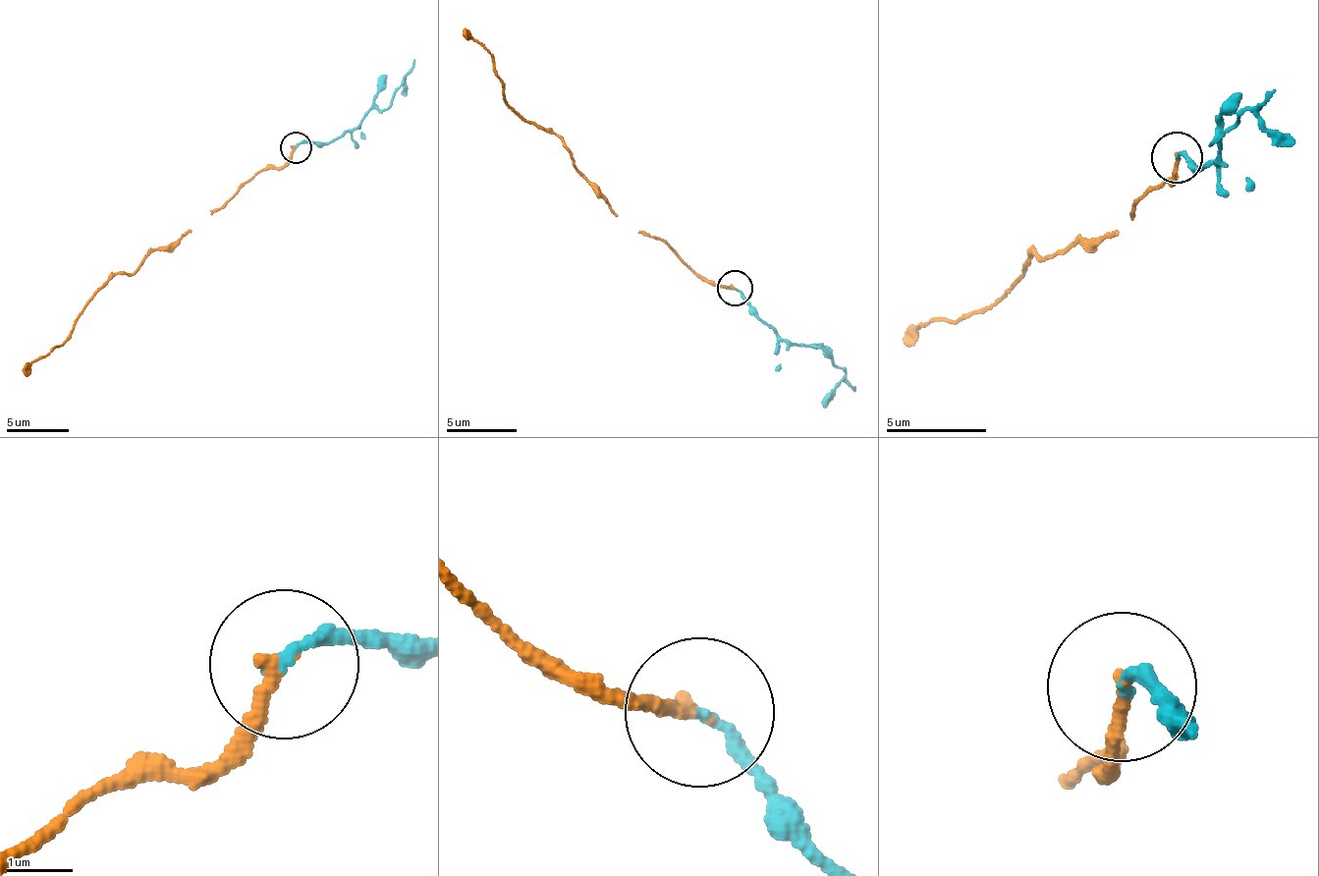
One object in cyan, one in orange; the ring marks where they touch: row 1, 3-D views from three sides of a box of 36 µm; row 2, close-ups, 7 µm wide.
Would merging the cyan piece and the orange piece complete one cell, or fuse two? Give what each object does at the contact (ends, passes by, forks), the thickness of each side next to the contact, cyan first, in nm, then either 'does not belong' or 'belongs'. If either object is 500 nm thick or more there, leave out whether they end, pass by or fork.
cyan ends there; orange ends there; 200 nm thick on the cyan side, 190 nm on the other; belongs

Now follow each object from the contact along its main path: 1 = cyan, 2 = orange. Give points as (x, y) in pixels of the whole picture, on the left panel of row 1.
1: (295, 147), (341, 136), (375, 108), (387, 105), (404, 79), (407, 92)
2: (295, 147), (292, 156), (242, 186), (175, 244), (145, 258), (134, 272), (117, 274), (62, 344), (23, 373)

